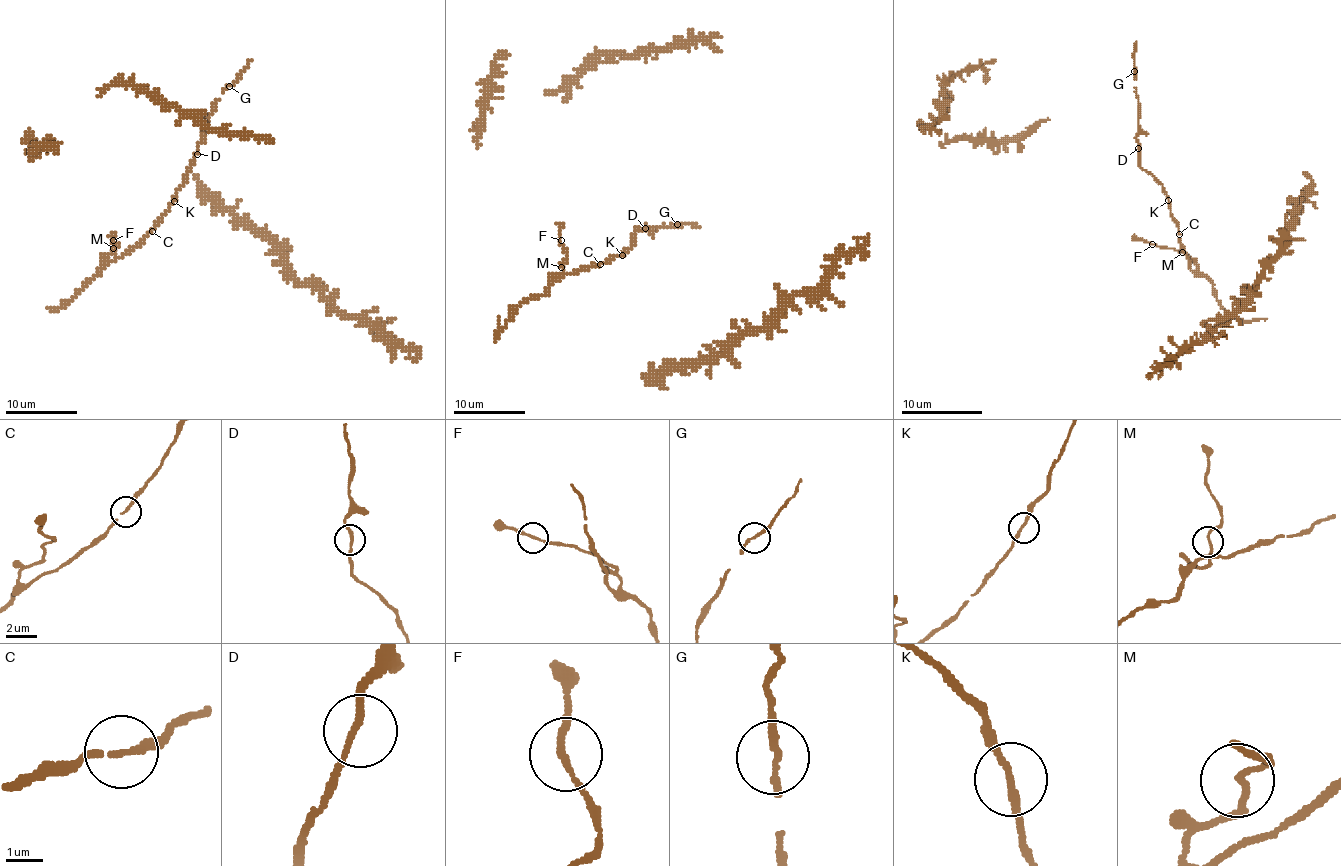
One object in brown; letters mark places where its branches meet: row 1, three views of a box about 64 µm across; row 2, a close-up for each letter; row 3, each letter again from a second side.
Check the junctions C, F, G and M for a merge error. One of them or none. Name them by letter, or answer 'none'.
none

